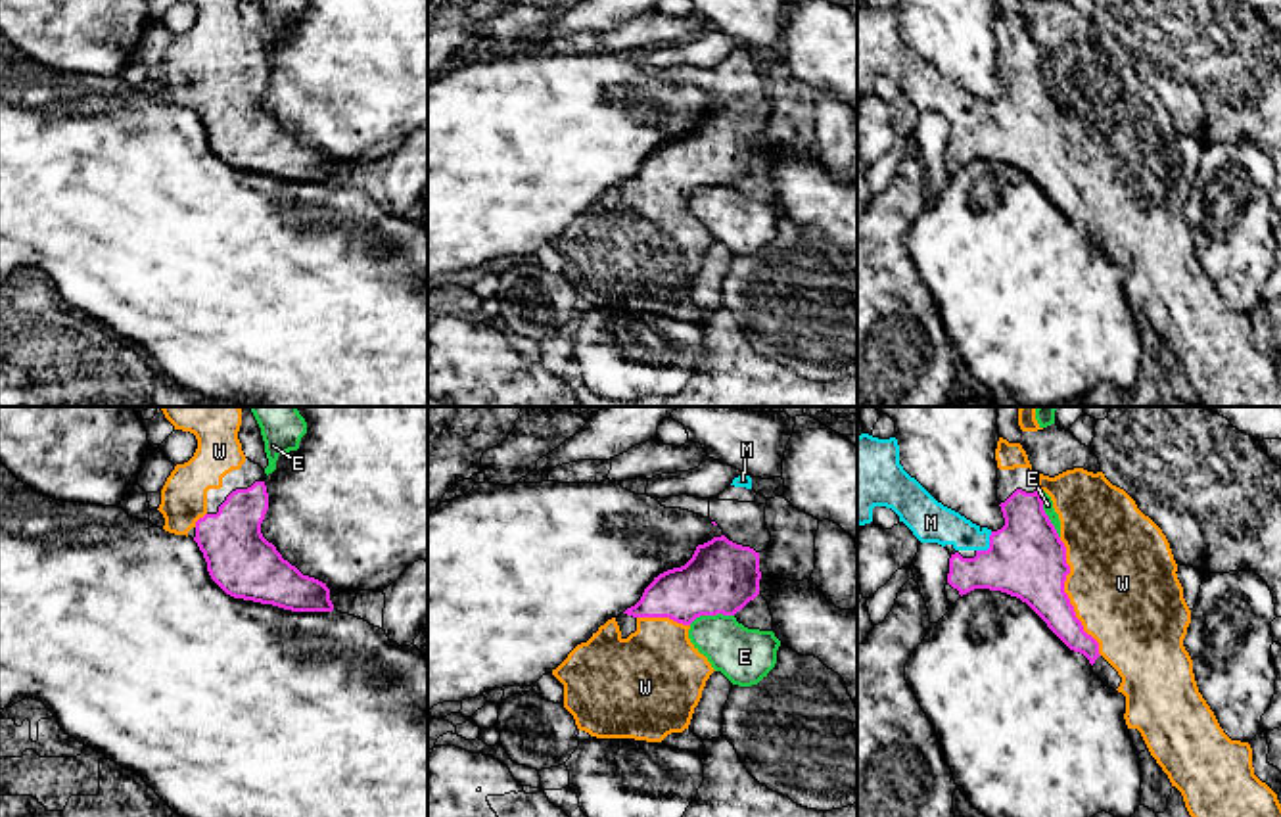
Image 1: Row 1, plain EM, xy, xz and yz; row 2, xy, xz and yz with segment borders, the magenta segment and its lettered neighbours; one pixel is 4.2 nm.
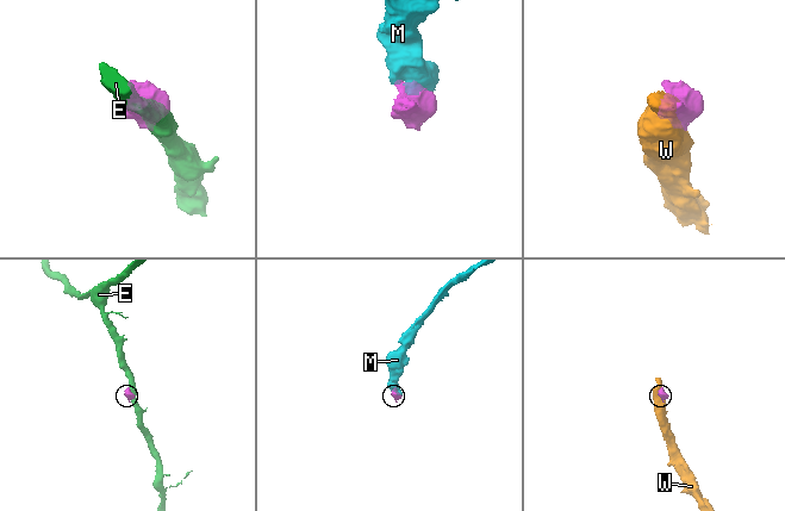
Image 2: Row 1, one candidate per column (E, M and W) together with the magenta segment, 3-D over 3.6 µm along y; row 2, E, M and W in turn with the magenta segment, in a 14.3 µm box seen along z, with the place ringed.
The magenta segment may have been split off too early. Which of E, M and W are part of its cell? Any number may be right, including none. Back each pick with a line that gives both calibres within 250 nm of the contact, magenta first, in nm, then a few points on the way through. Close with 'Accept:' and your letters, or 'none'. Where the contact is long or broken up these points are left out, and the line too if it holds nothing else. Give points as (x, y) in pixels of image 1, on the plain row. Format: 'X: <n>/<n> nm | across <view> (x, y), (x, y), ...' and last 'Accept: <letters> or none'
M: 320/160 nm
W: 320/460 nm
Accept: M, W

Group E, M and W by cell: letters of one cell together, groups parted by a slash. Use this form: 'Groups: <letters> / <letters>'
Groups: E / M W

